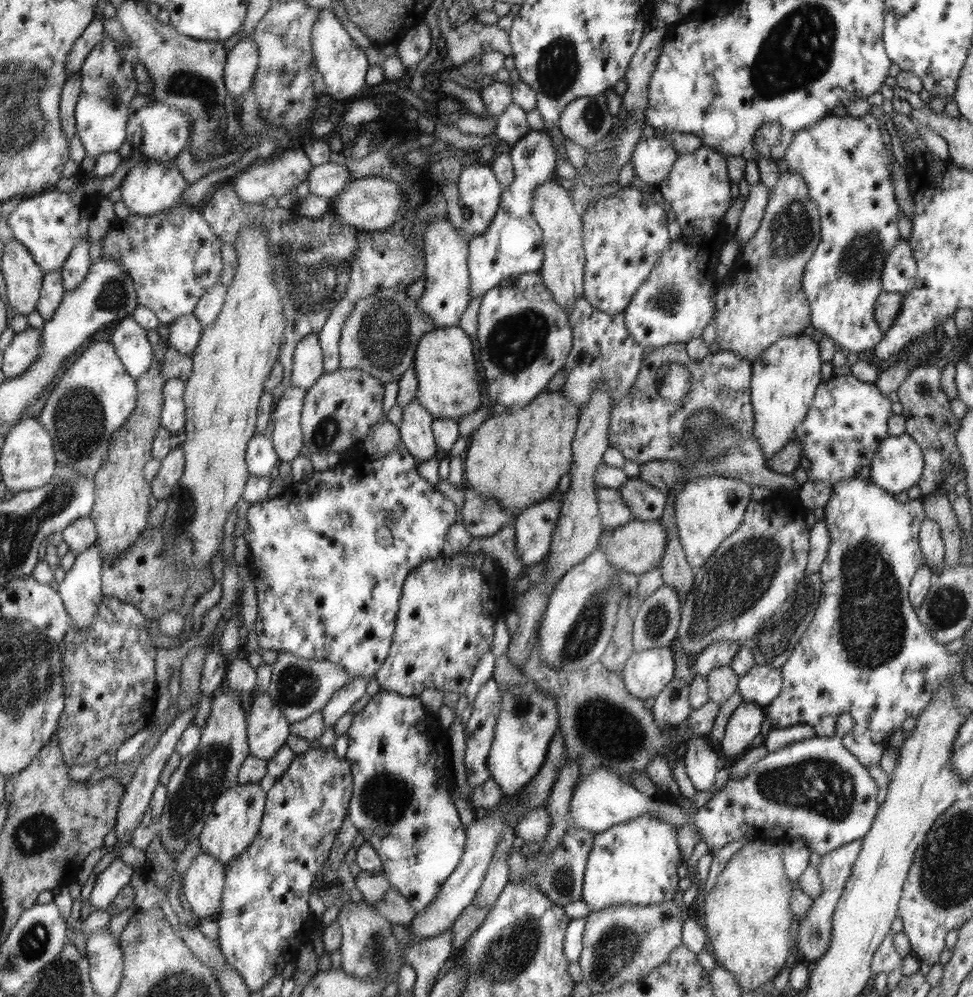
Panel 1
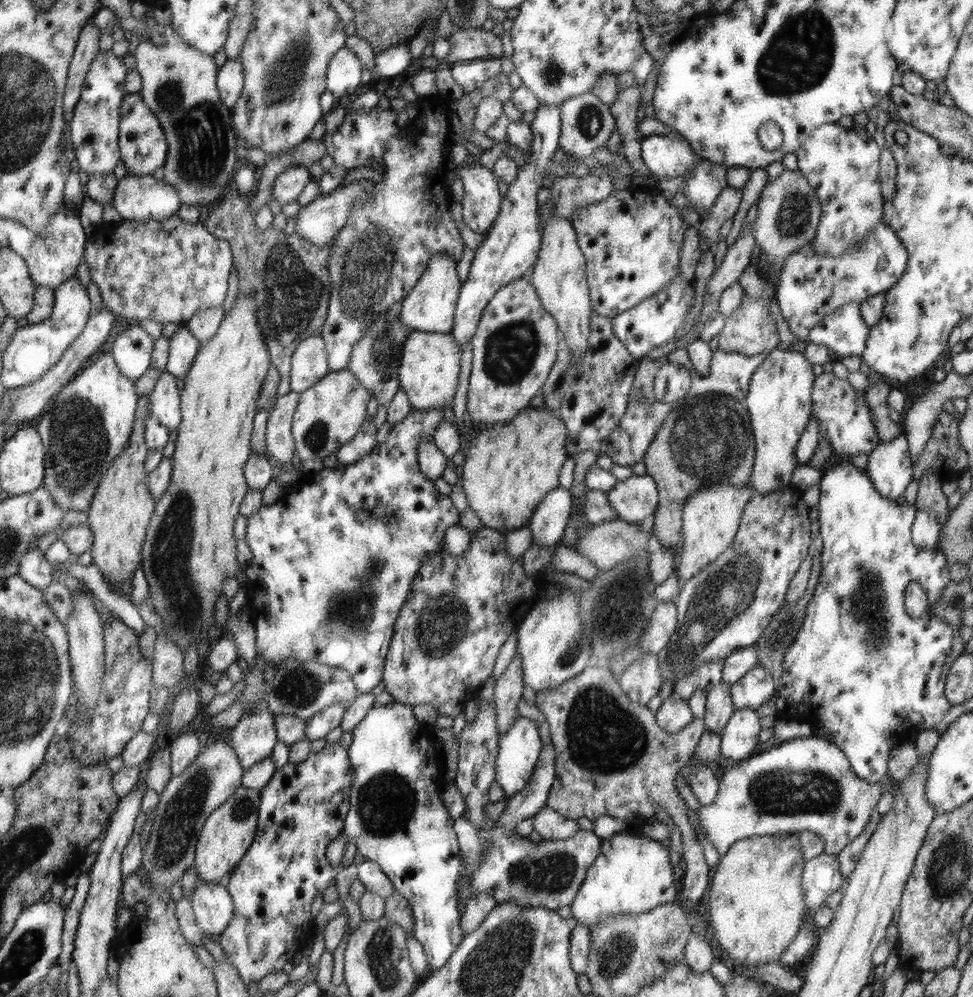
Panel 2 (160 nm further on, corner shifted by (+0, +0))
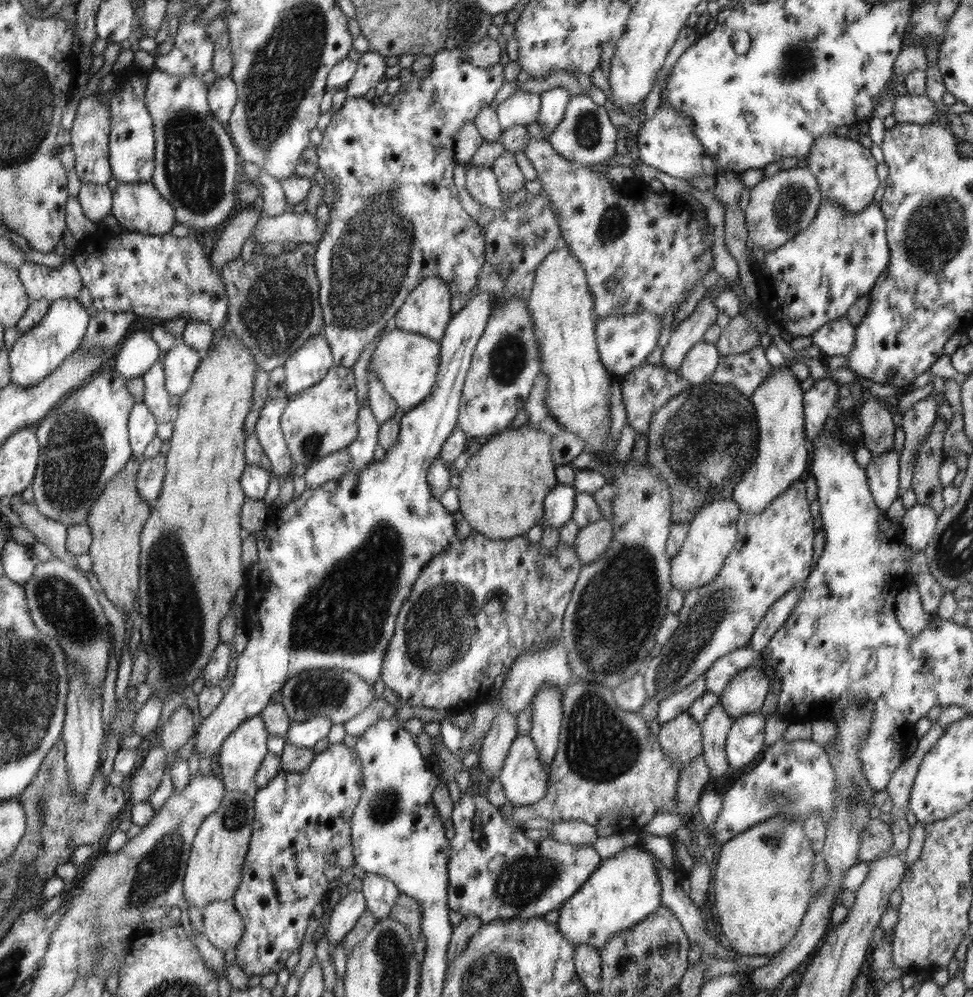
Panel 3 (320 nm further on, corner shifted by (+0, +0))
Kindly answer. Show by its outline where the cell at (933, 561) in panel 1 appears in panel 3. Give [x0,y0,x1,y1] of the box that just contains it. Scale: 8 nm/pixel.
[900,503,939,552]

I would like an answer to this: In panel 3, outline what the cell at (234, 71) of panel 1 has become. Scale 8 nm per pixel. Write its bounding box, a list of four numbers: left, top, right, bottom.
[210,76,238,125]

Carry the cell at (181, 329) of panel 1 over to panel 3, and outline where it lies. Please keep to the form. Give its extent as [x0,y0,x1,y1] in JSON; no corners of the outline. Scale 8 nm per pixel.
[163,338,201,396]

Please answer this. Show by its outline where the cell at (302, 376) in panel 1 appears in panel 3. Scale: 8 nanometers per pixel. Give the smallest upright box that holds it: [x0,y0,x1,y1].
[285,334,336,395]

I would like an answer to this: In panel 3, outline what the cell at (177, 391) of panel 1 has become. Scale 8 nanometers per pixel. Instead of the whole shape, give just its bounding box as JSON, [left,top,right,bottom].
[141,361,172,423]

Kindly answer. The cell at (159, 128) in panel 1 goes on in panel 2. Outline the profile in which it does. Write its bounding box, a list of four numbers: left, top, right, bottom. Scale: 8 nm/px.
[120,94,169,176]

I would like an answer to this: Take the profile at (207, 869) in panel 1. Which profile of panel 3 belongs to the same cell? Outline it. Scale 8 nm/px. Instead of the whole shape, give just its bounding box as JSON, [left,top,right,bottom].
[201,902,245,949]

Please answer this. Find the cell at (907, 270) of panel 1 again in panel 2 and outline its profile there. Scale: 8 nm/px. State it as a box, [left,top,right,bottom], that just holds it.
[775,221,908,341]

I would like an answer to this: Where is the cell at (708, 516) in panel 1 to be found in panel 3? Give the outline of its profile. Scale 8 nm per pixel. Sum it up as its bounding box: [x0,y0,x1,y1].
[672,493,741,594]

